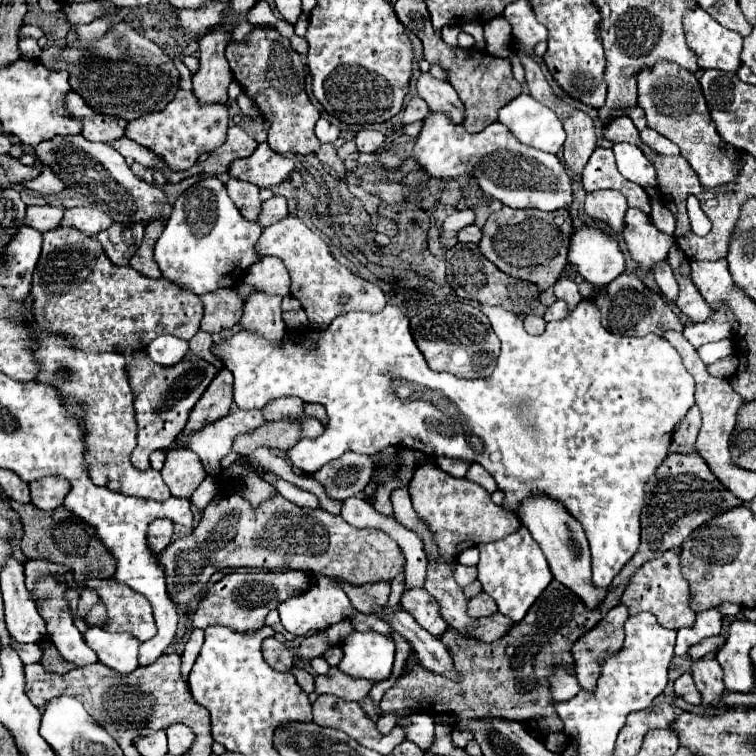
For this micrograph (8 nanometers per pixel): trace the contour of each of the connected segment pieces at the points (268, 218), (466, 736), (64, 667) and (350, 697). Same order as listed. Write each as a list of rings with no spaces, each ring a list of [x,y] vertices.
[[[271,197],[269,201],[261,203],[261,213],[259,213],[259,225],[261,227],[269,227],[277,221],[281,221],[283,217],[287,217],[287,201],[285,197]]]
[[[453,727],[451,737],[455,747],[466,747],[467,743],[473,739],[473,733],[471,731],[465,731],[465,729]]]
[[[41,641],[39,645],[45,645],[43,647],[43,661],[41,661],[41,665],[45,667],[45,671],[51,671],[51,673],[67,673],[67,671],[71,671],[75,667],[69,661],[65,661],[51,643]]]
[[[331,667],[327,675],[319,675],[315,679],[315,691],[317,693],[331,693],[331,695],[337,695],[345,701],[361,701],[363,697],[369,695],[371,687],[373,687],[371,681],[347,677],[337,667]]]

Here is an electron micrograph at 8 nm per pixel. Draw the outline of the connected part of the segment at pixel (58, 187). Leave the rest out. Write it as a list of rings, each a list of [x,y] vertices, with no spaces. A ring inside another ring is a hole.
[[[43,169],[41,175],[37,179],[31,181],[23,181],[23,187],[41,193],[41,195],[49,195],[49,193],[61,193],[65,189],[63,181],[59,181],[59,177],[51,171],[51,169]]]

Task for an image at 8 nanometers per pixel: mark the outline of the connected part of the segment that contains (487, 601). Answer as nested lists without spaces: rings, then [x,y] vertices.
[[[479,593],[468,601],[467,611],[471,617],[476,619],[489,617],[497,611],[497,605],[487,593]]]

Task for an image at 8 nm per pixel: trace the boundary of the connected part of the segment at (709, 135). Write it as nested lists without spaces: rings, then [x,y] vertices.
[[[659,61],[651,69],[641,69],[637,77],[637,105],[645,111],[647,125],[681,149],[681,155],[699,175],[703,187],[725,185],[737,177],[741,151],[721,141],[695,73],[671,65],[671,61]]]

